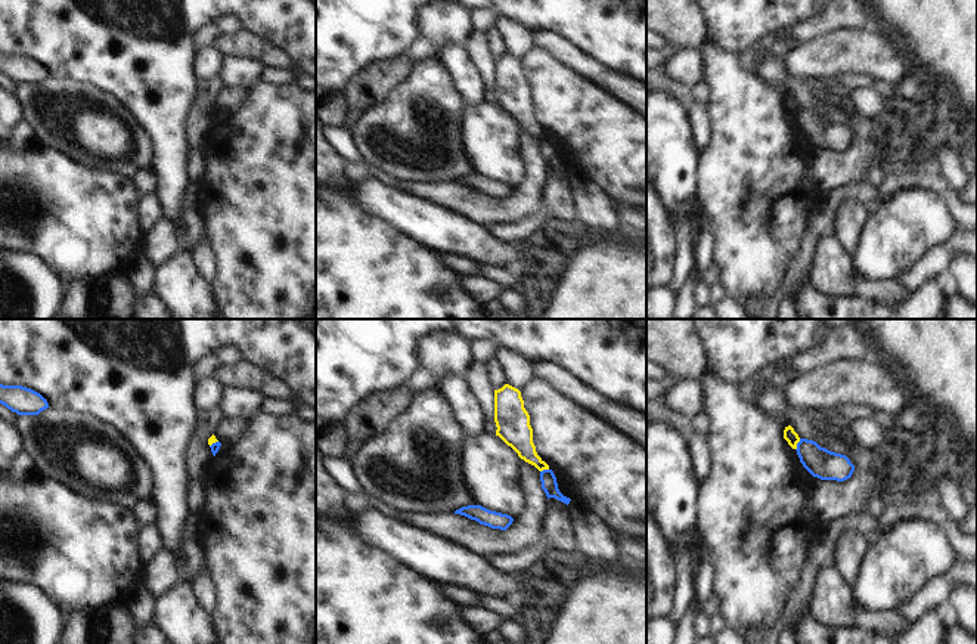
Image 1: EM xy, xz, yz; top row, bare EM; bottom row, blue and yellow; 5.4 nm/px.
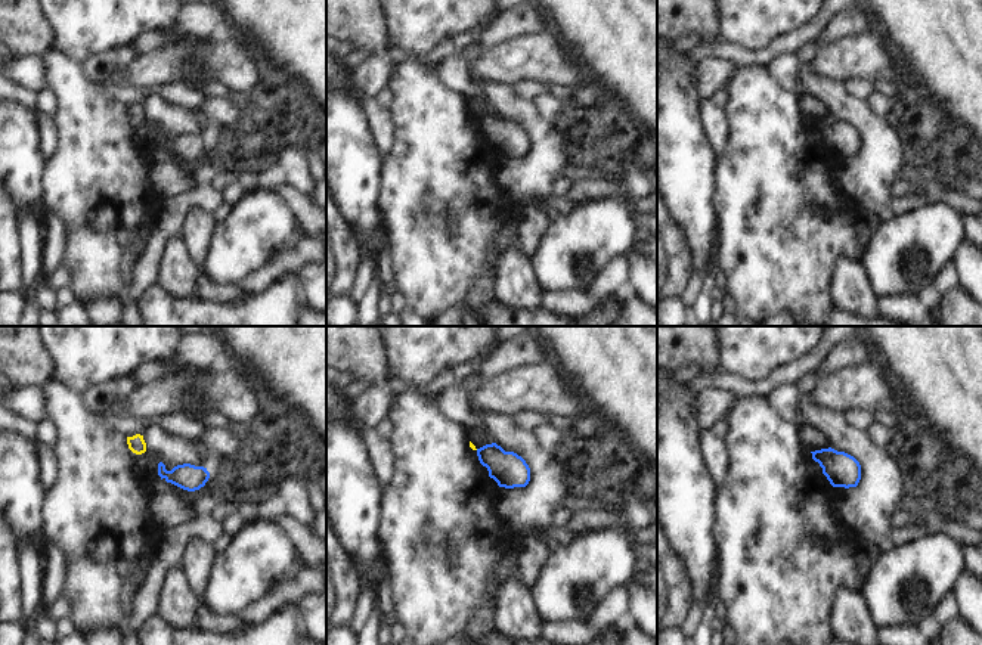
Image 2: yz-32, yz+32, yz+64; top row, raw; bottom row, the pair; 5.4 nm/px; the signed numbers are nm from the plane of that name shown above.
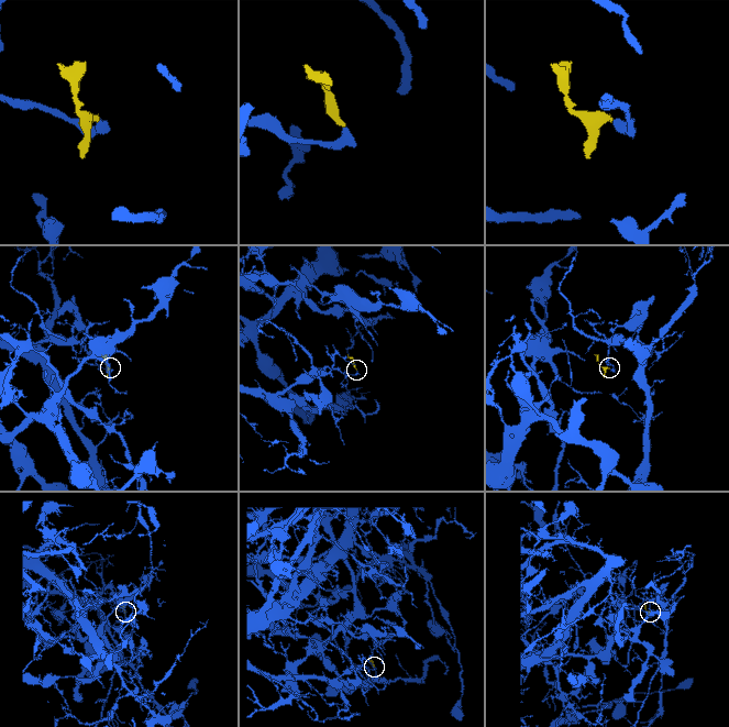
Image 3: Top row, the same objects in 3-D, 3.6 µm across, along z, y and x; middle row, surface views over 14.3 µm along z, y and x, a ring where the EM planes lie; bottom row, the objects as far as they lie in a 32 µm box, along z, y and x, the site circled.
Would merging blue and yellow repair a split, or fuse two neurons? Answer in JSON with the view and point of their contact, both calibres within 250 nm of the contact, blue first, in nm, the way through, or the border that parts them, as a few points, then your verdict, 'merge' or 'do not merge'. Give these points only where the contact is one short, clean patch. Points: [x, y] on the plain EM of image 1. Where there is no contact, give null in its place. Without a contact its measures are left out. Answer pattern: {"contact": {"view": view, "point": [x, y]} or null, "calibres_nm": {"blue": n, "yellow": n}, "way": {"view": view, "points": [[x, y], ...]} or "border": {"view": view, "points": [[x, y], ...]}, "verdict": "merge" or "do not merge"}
{"contact": {"view": "yz", "point": [797, 114]}, "calibres_nm": {"blue": 160, "yellow": 70}, "border": {"view": "yz", "points": [[800, 108], [796, 118]]}, "verdict": "do not merge"}

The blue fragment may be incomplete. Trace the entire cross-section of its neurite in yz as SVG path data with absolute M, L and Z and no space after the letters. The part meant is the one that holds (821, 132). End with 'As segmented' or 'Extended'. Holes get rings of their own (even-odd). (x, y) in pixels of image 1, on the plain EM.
M800 108L795 120L803 136L821 149L844 151L855 140L855 134L846 124L821 117L813 109Z. As segmented

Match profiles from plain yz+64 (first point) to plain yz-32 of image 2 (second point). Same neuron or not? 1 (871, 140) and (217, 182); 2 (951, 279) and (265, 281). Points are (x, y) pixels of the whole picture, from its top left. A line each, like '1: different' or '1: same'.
1: different
2: same

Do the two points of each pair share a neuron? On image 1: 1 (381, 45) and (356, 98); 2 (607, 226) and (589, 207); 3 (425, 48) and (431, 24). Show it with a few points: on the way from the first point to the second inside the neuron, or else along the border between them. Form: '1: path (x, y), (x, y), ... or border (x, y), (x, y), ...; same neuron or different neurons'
1: border (403, 52), (372, 61), (347, 83); different neurons
2: path (602, 222), (594, 211); same neuron
3: border (418, 34), (422, 34), (437, 48); different neurons

